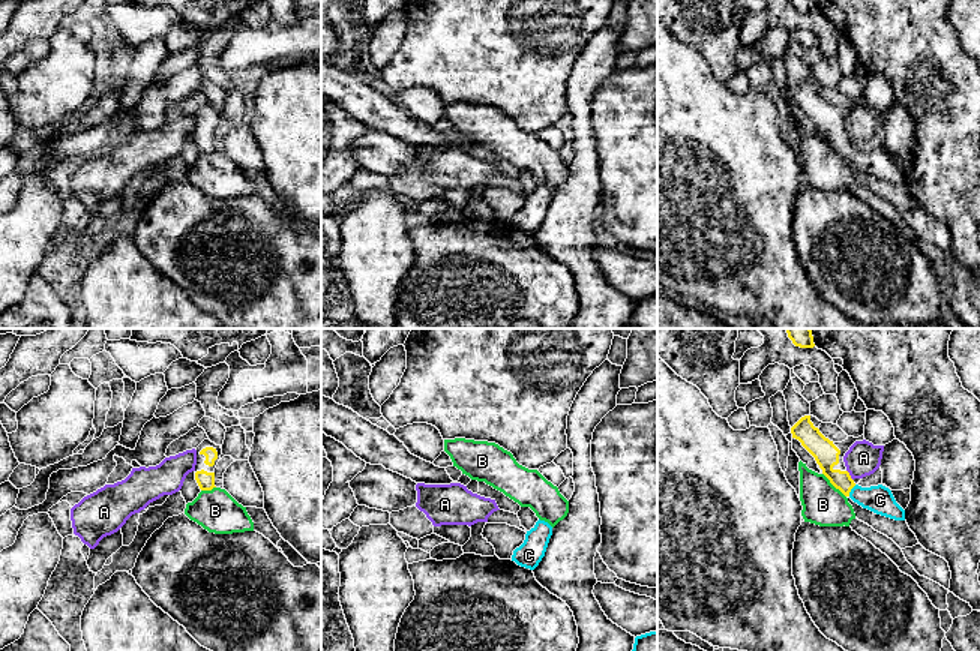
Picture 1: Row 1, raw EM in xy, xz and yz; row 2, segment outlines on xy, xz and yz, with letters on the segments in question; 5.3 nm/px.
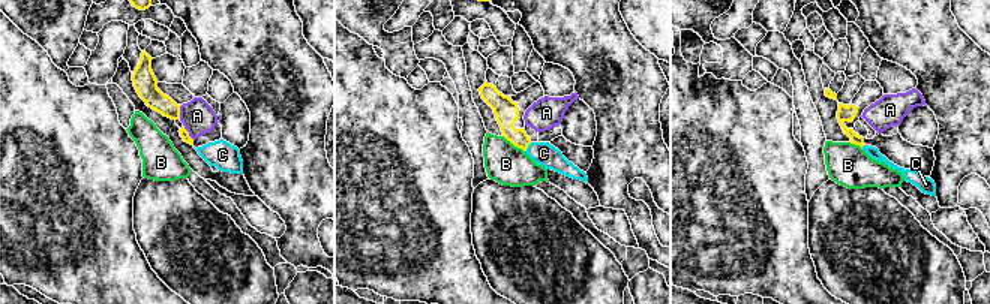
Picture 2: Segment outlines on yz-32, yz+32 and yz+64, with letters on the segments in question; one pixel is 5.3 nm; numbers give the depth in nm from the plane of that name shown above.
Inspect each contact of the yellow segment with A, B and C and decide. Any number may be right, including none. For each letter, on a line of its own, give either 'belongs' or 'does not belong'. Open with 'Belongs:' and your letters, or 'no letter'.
Belongs: C
A: does not belong
B: does not belong
C: belongs

